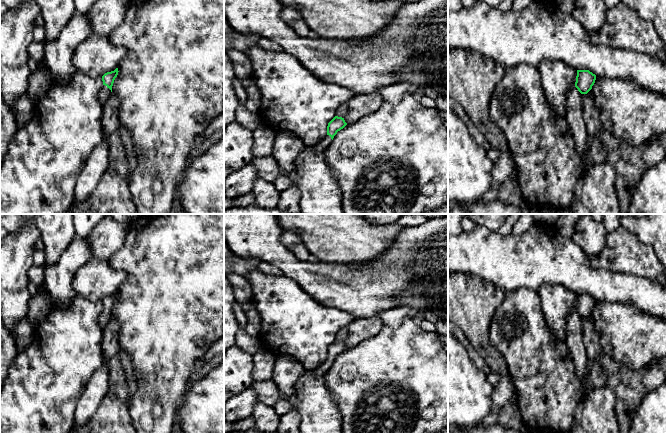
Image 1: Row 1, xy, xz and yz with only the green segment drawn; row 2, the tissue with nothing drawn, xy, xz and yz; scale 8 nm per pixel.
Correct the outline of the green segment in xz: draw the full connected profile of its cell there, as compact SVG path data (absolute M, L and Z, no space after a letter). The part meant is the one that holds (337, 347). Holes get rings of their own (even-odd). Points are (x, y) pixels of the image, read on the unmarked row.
M335 340L327 350L327 358L316 368L316 376L324 376L332 366L338 355L343 353L347 347L344 342Z

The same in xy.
M116 292L114 295L107 296L102 300L103 310L98 317L98 324L101 328L104 328L111 320L112 310L118 296L118 292Z

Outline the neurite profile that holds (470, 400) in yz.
M448 331L448 428L479 426L493 410L494 386Z

